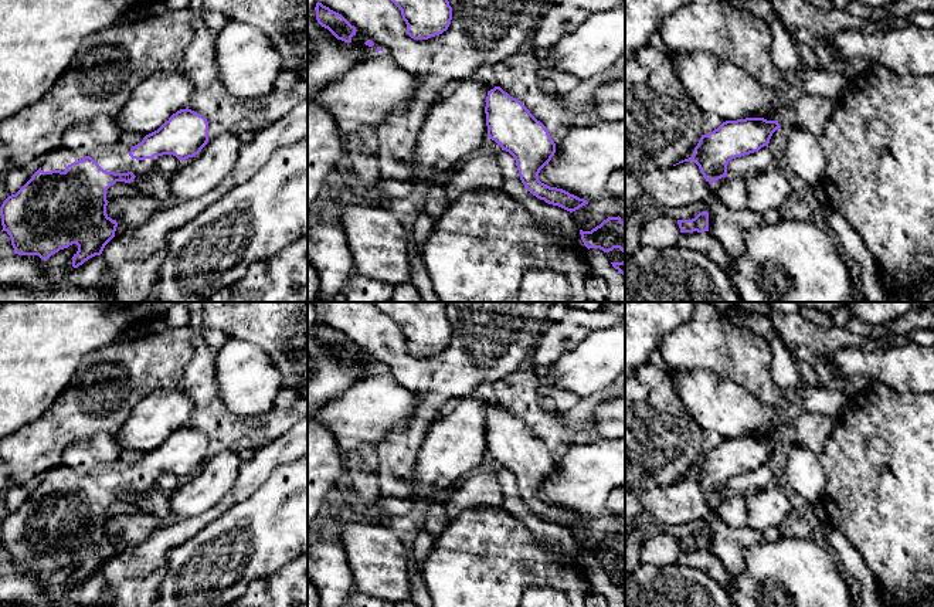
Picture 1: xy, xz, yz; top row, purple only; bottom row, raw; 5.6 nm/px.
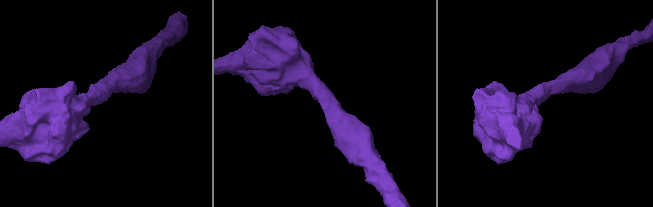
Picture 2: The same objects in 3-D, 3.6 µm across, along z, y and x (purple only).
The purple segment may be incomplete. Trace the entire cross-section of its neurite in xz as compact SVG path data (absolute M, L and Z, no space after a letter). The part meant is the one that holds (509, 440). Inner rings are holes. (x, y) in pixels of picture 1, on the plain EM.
M495 404L488 410L485 431L488 455L514 475L520 498L533 513L570 530L588 522L539 498L540 488L556 471L556 461L546 444L519 417Z

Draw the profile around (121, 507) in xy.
M116 499L113 503L111 503L106 508L106 518L115 518L118 515L130 515L130 513L136 513L140 509L135 505L135 502L132 499L125 501L125 499Z

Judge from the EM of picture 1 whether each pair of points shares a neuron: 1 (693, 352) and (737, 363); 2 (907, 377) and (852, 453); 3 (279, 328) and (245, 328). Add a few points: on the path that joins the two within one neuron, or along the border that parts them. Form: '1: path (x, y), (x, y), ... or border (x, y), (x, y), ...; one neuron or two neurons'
1: path (705, 352), (722, 352), (726, 356); one neuron
2: border (869, 380), (885, 383), (902, 392), (919, 393); two neurons
3: path (271, 328), (254, 328); one neuron

